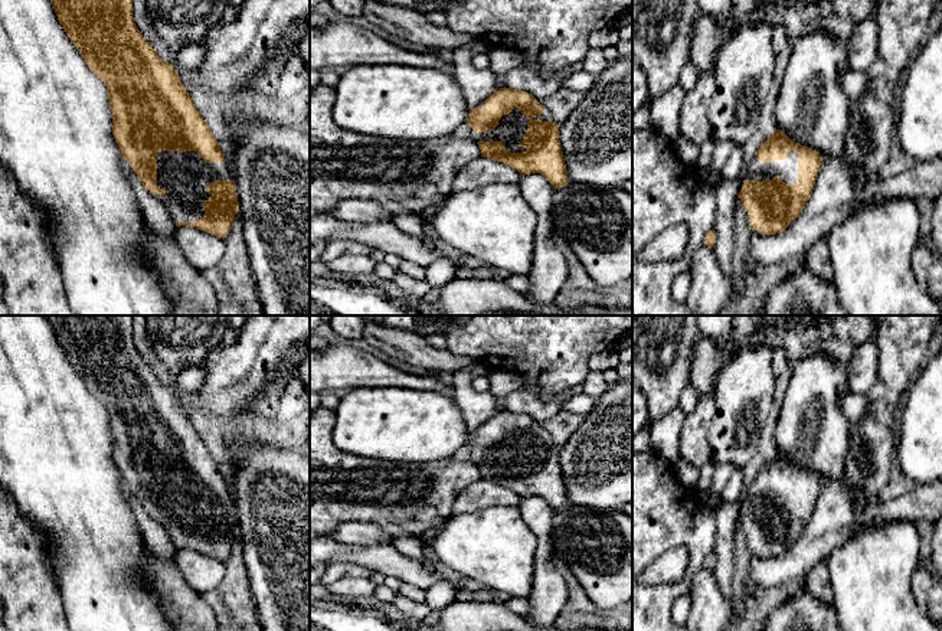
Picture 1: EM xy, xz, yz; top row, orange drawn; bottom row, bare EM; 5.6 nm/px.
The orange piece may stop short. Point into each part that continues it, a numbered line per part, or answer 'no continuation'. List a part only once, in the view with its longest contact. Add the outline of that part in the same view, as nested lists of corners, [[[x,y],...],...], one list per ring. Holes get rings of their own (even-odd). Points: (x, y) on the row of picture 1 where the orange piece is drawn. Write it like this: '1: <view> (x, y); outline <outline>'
1: xz (510, 128); outline [[[513,108],[508,115],[503,115],[497,127],[490,127],[488,133],[475,134],[471,128],[470,138],[478,141],[501,141],[507,153],[521,153],[526,147],[520,143],[524,140],[523,135],[529,131],[529,118],[521,114],[519,108]]]

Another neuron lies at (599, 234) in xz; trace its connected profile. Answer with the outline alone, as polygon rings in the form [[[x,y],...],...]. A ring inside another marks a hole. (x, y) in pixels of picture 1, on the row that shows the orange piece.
[[[566,184],[552,200],[557,238],[568,242],[604,290],[632,277],[632,196],[622,212],[612,190]]]

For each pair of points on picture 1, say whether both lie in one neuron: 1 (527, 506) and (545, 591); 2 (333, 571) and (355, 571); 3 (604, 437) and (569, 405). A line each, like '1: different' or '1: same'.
1: same
2: same
3: different

